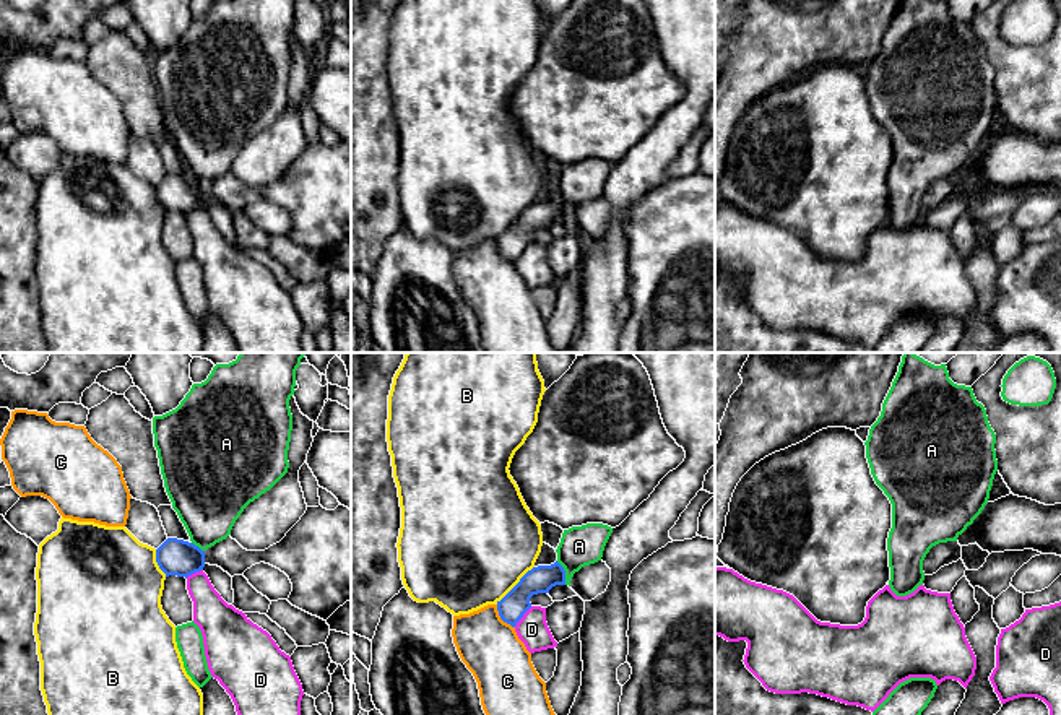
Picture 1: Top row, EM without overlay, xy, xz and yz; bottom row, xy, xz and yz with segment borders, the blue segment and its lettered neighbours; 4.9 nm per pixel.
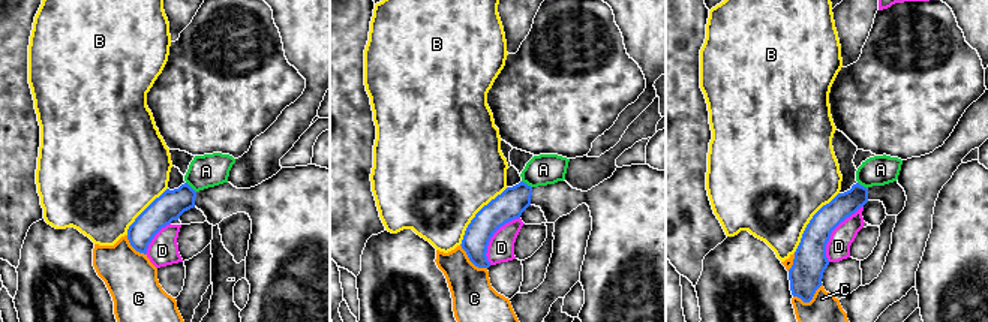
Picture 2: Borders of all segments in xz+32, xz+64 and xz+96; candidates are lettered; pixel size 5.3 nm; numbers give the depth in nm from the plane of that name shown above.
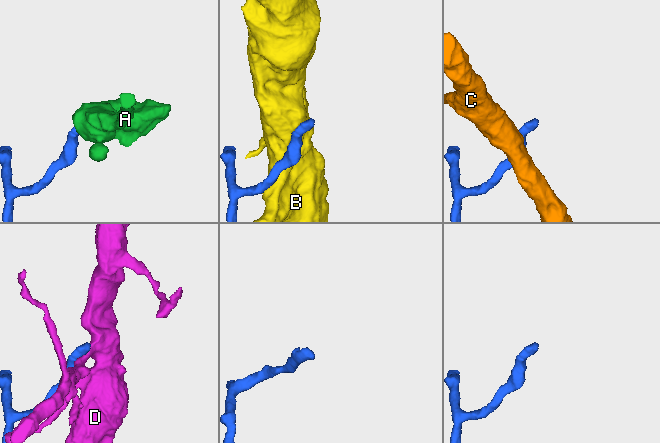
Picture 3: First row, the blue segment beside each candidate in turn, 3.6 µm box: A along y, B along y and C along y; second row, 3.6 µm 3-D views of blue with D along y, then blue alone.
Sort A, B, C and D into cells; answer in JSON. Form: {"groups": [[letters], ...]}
{"groups": [["A"], ["B"], ["C"], ["D"]]}

